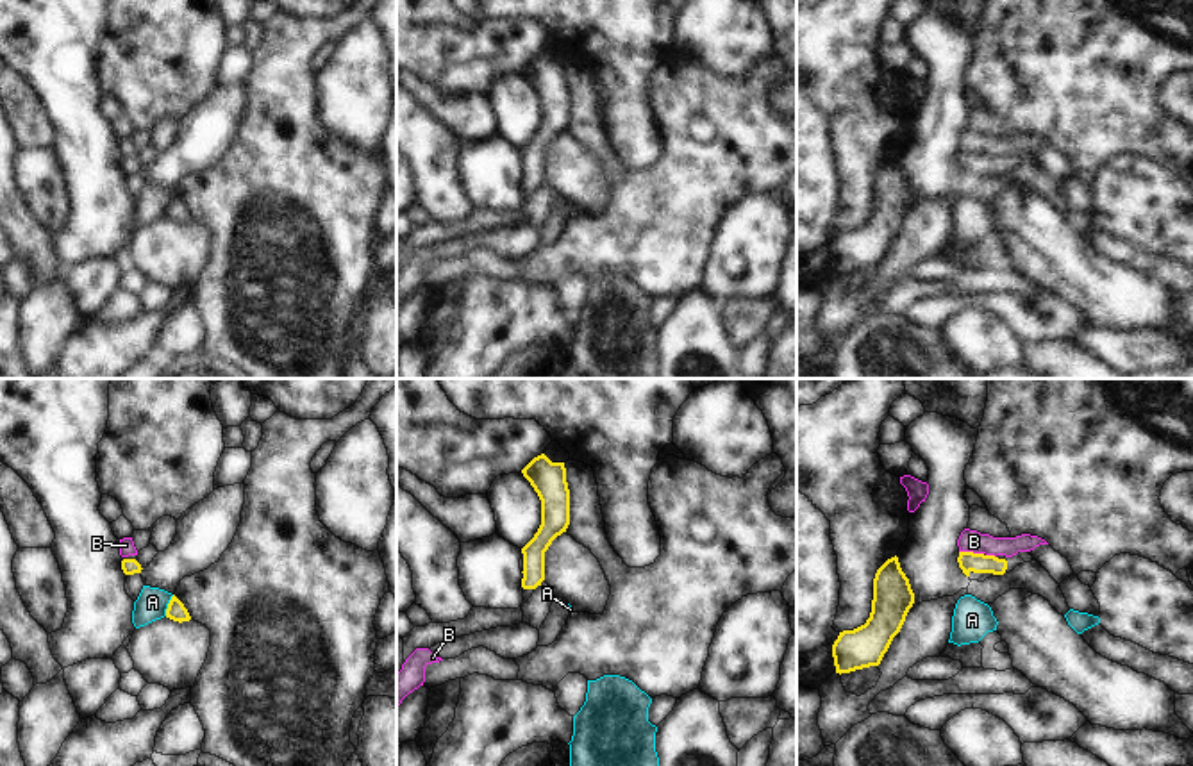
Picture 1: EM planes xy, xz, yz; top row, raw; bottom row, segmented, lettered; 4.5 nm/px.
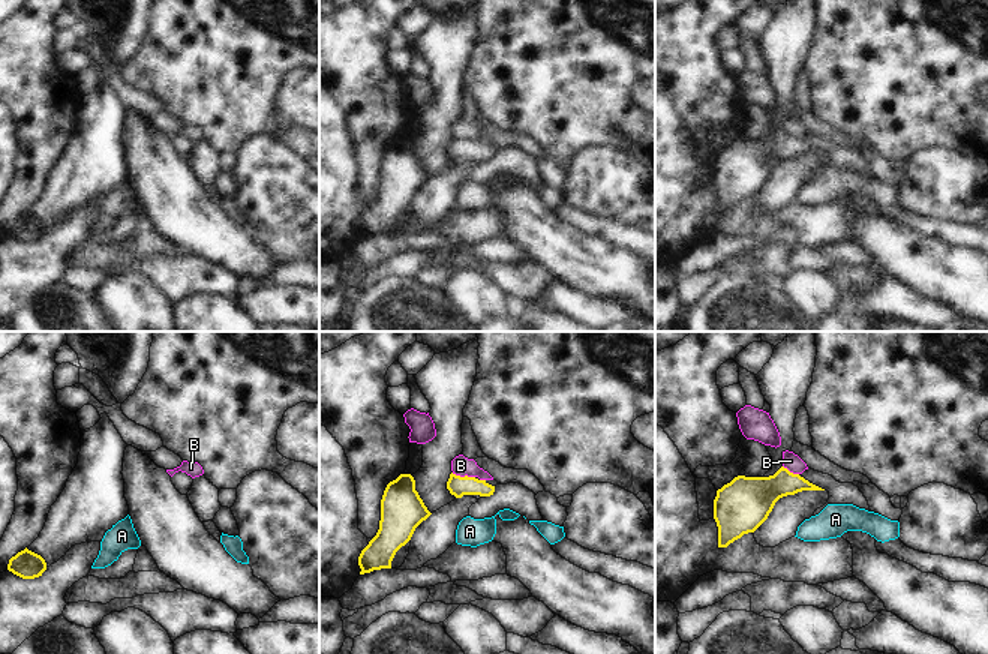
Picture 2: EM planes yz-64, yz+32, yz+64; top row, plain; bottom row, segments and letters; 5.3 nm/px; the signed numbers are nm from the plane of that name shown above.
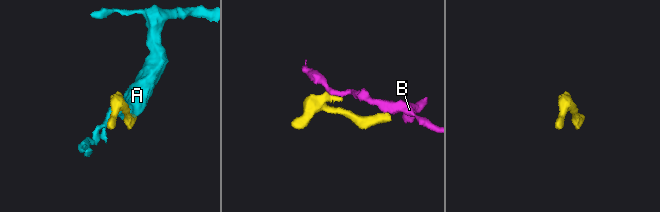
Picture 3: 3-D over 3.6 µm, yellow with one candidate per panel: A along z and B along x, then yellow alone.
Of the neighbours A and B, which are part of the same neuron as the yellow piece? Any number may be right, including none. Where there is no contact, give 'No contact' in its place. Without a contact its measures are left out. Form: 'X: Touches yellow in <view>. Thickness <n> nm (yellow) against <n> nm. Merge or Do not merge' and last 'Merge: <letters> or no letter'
A: Touches yellow in xy. Thickness 90 nm (yellow) against 140 nm. Do not merge
B: Touches yellow in yz. Thickness 90 nm (yellow) against 100 nm. Do not merge
Merge: no letter.

